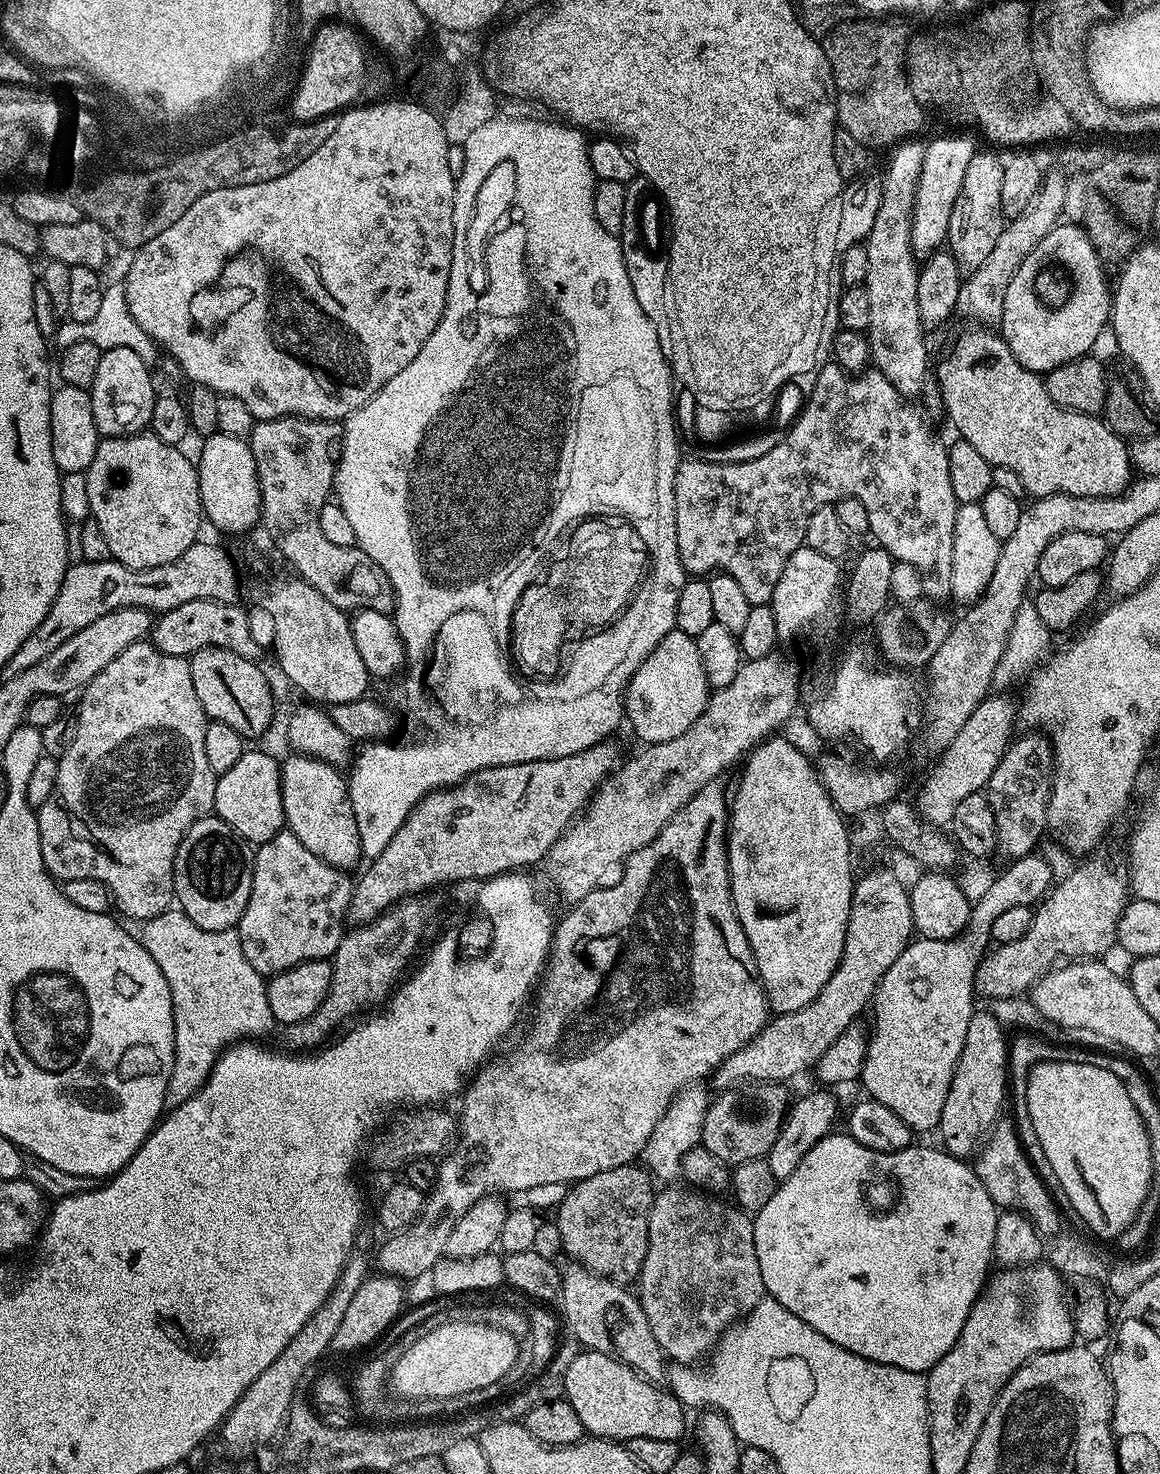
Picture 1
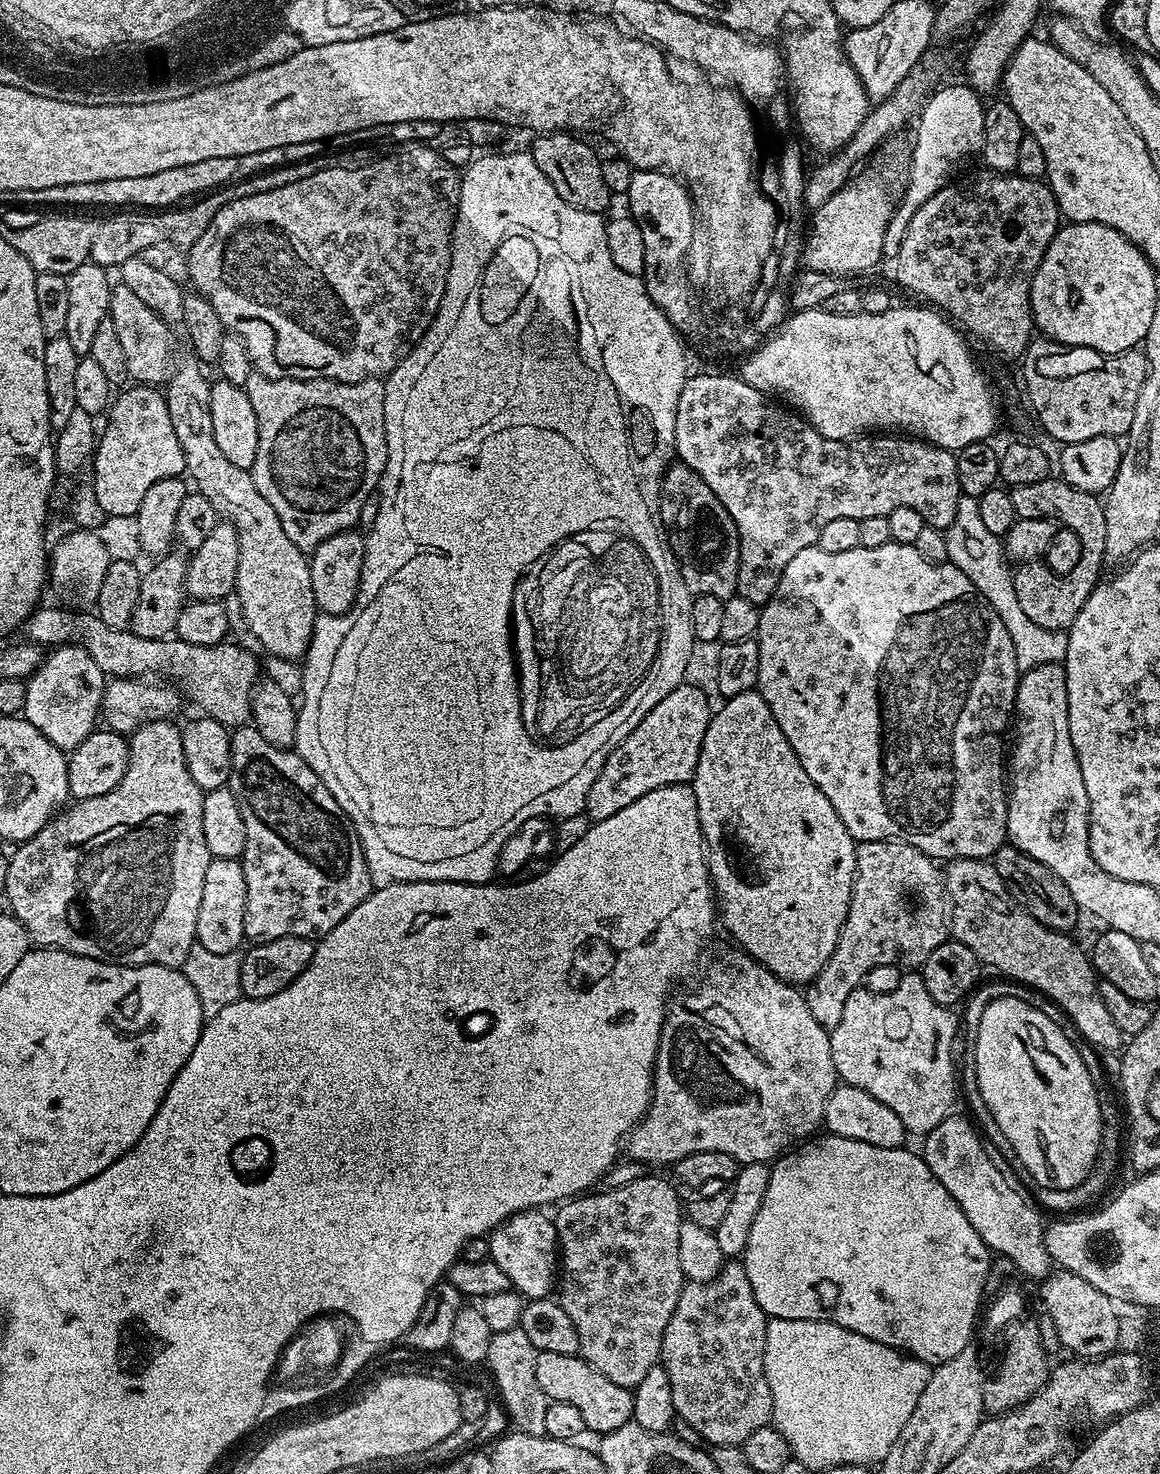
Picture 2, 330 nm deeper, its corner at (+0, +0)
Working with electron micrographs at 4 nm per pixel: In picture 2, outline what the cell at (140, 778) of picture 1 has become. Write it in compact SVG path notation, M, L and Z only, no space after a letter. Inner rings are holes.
M171 719L150 721L131 733L128 740L128 765L122 782L110 794L98 798L86 798L69 803L56 813L36 836L19 845L16 853L8 856L6 886L2 896L8 899L11 915L22 922L28 931L29 941L41 948L61 948L70 954L78 954L95 960L107 960L110 964L157 964L167 968L180 968L186 962L190 950L196 944L198 906L202 902L202 881L206 878L206 866L210 866L212 855L206 850L206 834L202 834L202 802L204 793L198 782L190 778L186 770L186 754L182 754L180 728Z

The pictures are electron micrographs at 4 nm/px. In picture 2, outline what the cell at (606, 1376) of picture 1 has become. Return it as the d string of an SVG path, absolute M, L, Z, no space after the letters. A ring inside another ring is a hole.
M537 1352L538 1386L548 1396L549 1401L570 1402L582 1414L582 1422L589 1433L605 1434L618 1429L632 1419L632 1394L629 1389L602 1378L579 1355L563 1356L549 1352Z

